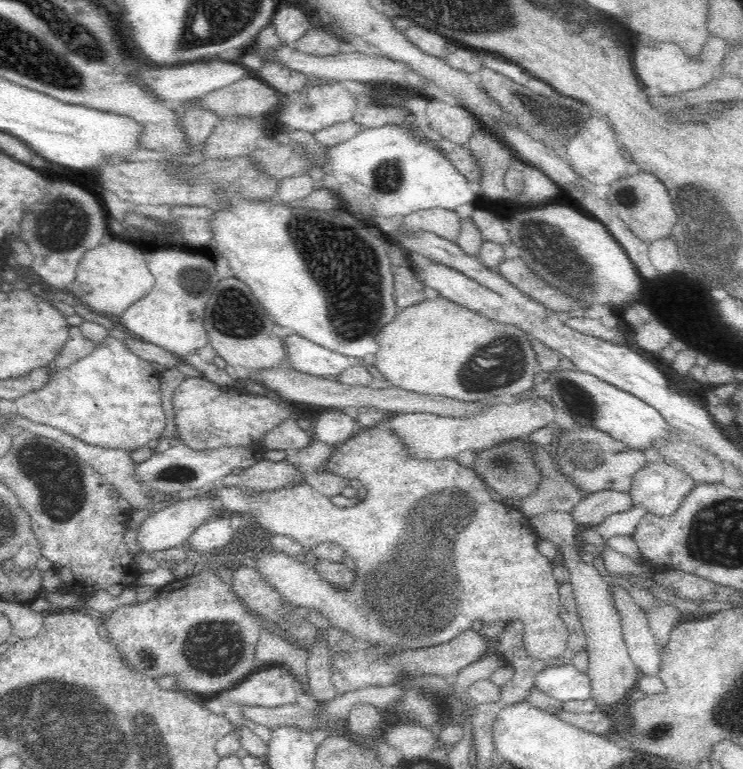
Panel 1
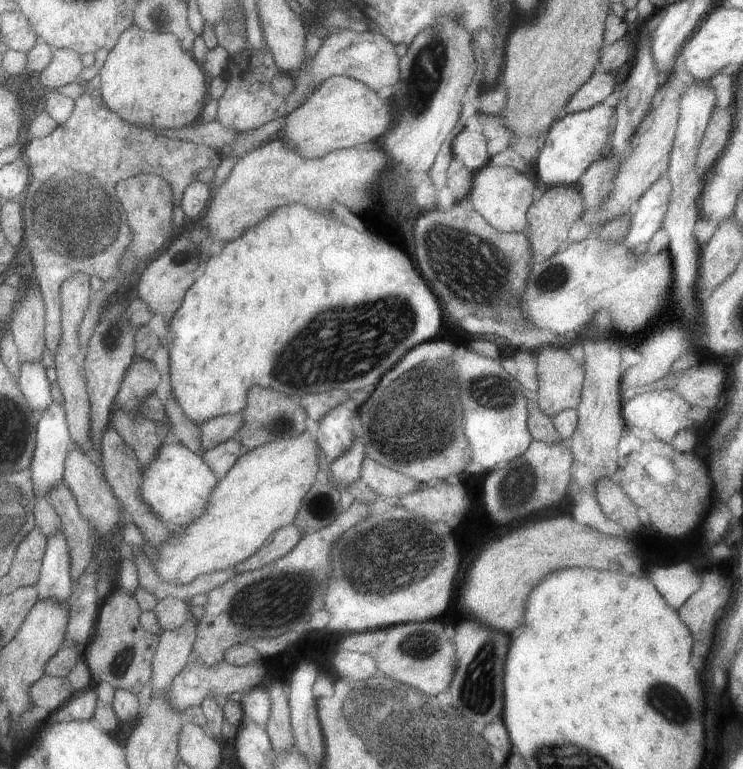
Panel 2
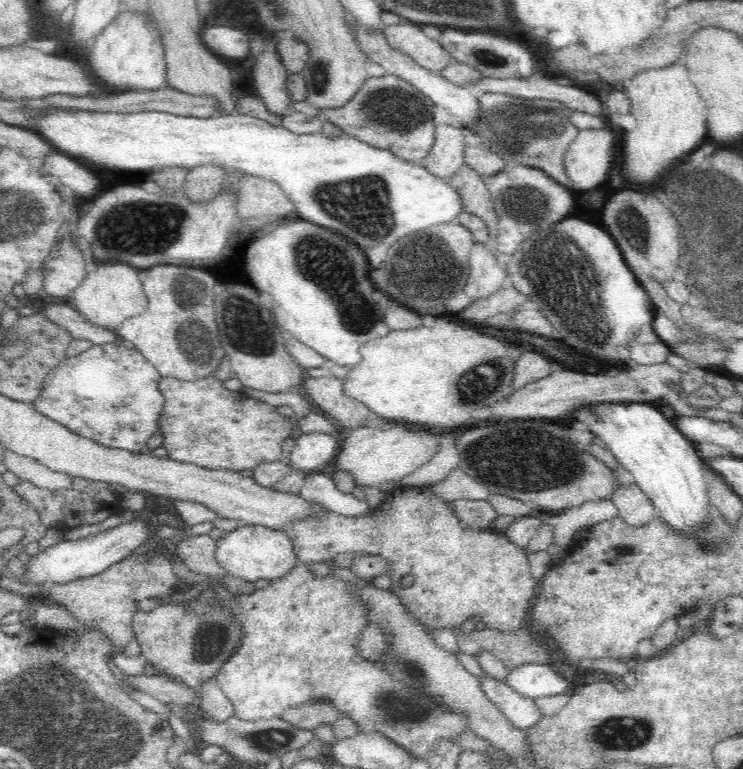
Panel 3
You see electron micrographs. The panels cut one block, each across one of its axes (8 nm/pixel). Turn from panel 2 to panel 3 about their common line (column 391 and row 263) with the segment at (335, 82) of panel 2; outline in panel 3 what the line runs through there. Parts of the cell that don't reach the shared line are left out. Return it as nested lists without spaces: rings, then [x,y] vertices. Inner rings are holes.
[[[110,262],[100,266],[96,264],[96,272],[86,274],[82,284],[70,296],[72,298],[70,304],[90,326],[96,326],[108,332],[120,332],[120,326],[126,320],[144,314],[148,308],[148,300],[144,296],[144,284],[138,280],[138,274],[140,270],[122,262],[120,264]]]

